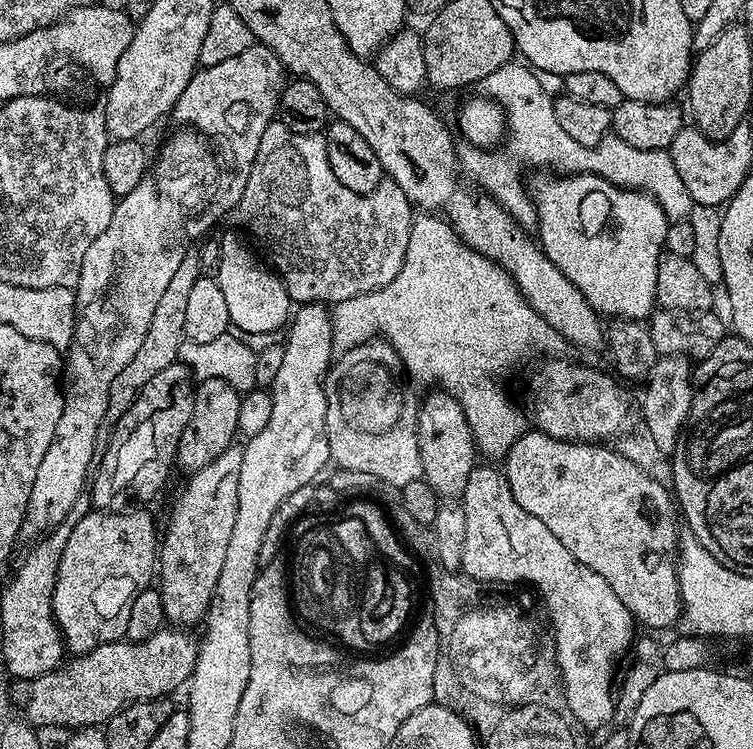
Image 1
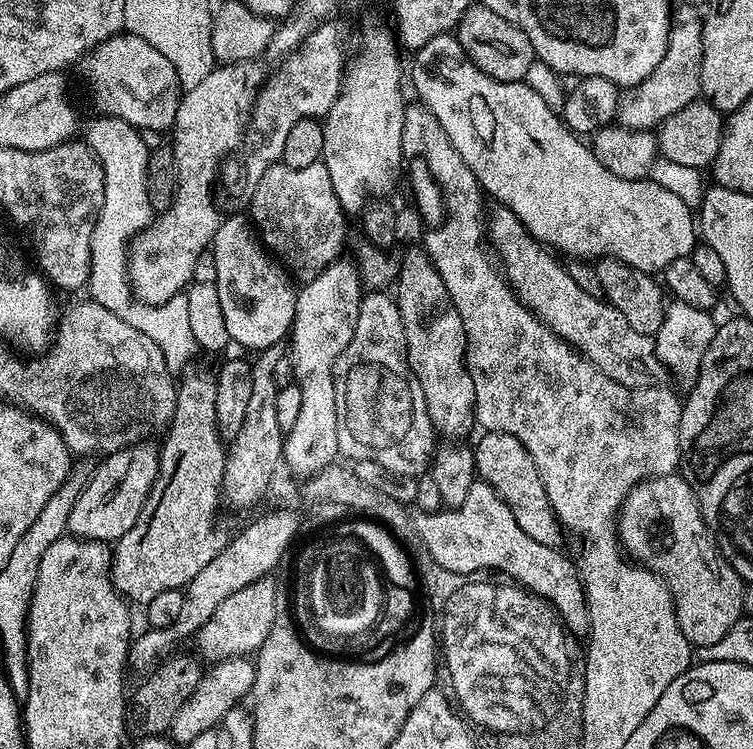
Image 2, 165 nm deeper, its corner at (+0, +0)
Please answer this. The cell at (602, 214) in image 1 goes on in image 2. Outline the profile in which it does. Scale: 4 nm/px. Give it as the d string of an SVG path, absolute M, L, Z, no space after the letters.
M452 34L430 38L430 42L426 42L426 46L415 49L414 56L416 56L416 65L412 68L412 84L416 87L417 94L420 95L417 96L419 103L428 107L434 114L434 118L438 118L442 130L446 130L446 138L450 138L454 150L458 150L458 154L462 154L462 162L466 162L466 166L470 166L470 170L481 189L489 197L492 195L496 202L499 202L503 207L509 208L523 222L528 235L557 253L565 252L565 257L568 258L579 258L589 262L595 262L601 258L611 258L626 262L630 267L649 274L663 273L664 268L670 266L670 262L674 262L683 256L691 257L692 251L695 250L698 243L698 224L694 219L693 209L686 202L682 202L682 198L678 198L678 194L670 194L670 190L658 186L650 178L626 180L618 178L618 174L610 174L610 170L606 170L606 166L602 166L602 162L598 162L598 158L593 154L591 147L585 141L583 144L580 141L583 139L564 125L557 109L551 108L542 98L542 94L538 94L528 83L511 84L490 78L482 70L478 70L476 66L471 64L467 54L462 50L462 46L456 41L455 35Z

